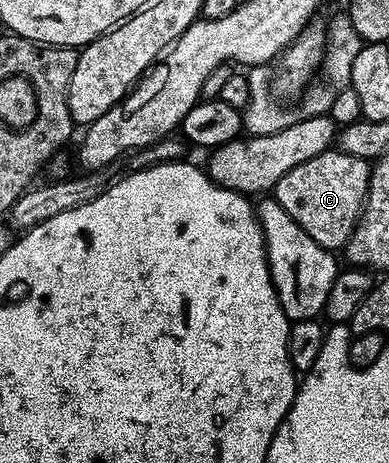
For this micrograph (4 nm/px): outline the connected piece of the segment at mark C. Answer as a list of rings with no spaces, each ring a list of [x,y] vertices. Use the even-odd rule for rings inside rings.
[[[330,149],[319,153],[319,157],[311,157],[311,161],[303,161],[303,165],[295,165],[291,173],[283,173],[271,195],[279,201],[279,205],[283,205],[283,209],[287,209],[287,213],[291,213],[291,217],[297,222],[299,229],[307,233],[307,237],[311,237],[328,251],[337,253],[349,242],[361,219],[361,210],[365,208],[365,198],[369,192],[370,170],[370,160],[351,157],[339,149]]]

